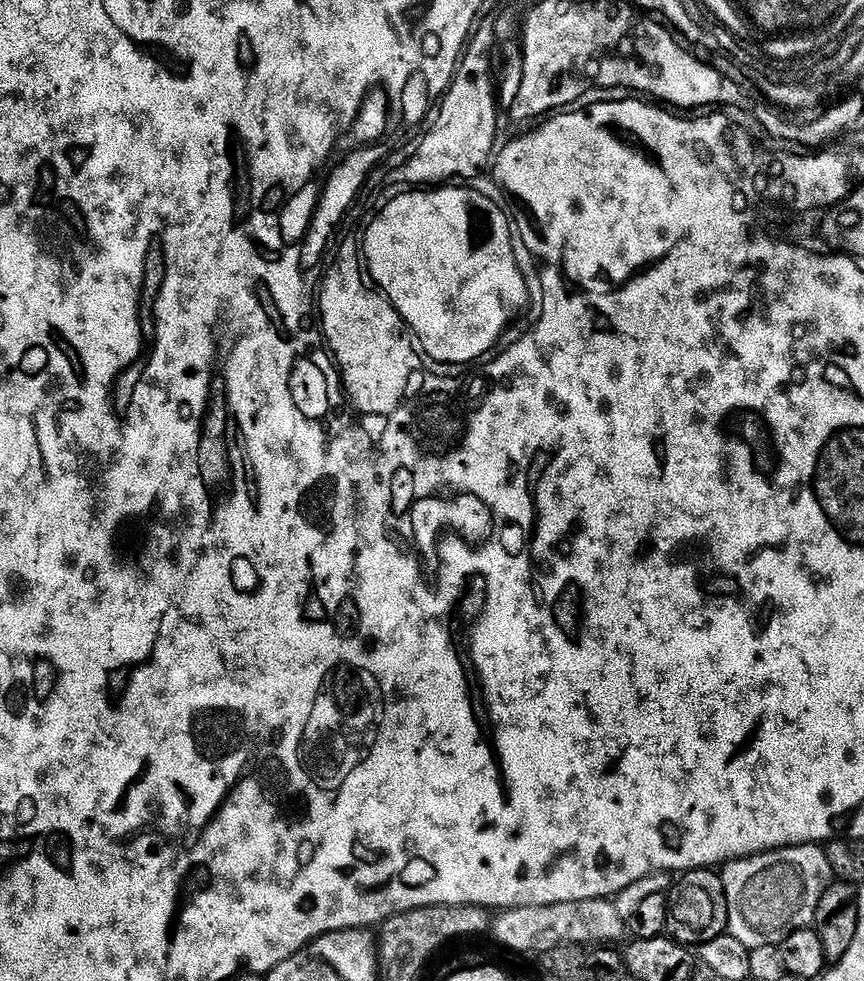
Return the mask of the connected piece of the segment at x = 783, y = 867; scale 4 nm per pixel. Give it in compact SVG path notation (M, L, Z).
M799 844L788 848L788 860L776 850L770 859L765 868L758 869L749 878L740 900L740 916L732 914L728 917L727 935L738 938L738 942L750 950L775 949L792 932L815 925L821 915L822 901L834 884L830 858L821 845Z

